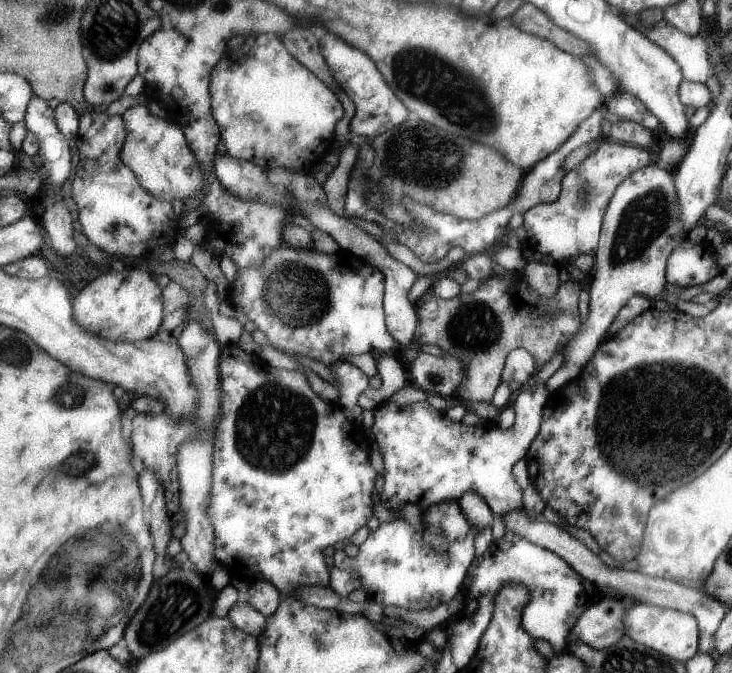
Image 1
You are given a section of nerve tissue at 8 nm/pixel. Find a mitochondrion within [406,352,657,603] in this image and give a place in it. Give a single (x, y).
(433, 379)

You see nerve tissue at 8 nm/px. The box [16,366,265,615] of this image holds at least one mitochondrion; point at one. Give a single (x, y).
(82, 464)

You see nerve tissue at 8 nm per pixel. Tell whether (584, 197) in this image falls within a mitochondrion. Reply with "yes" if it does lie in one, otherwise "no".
yes

